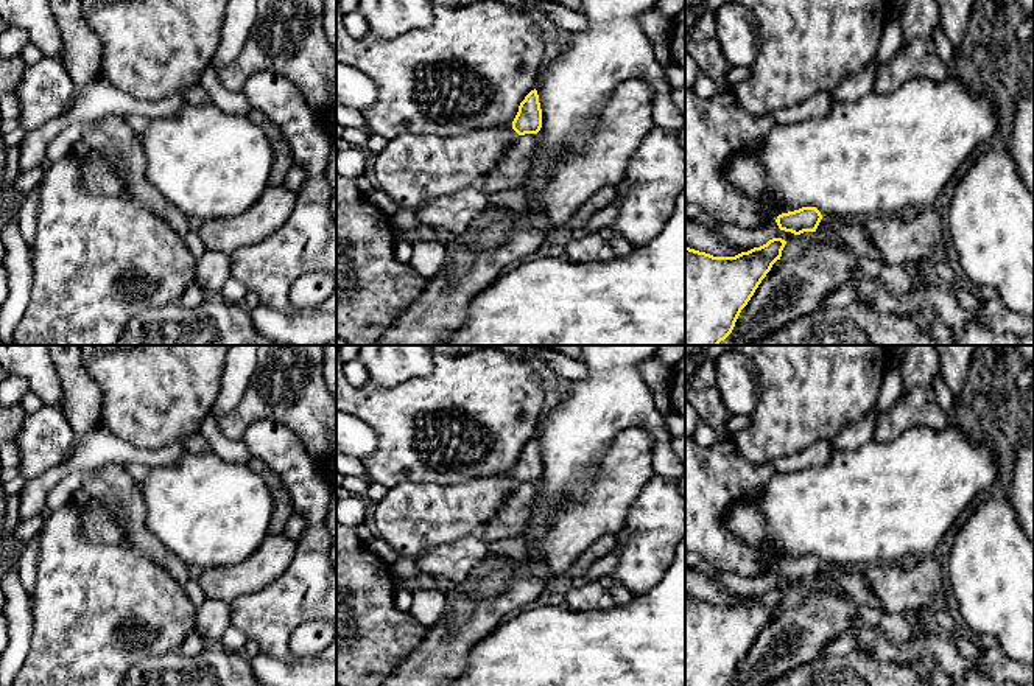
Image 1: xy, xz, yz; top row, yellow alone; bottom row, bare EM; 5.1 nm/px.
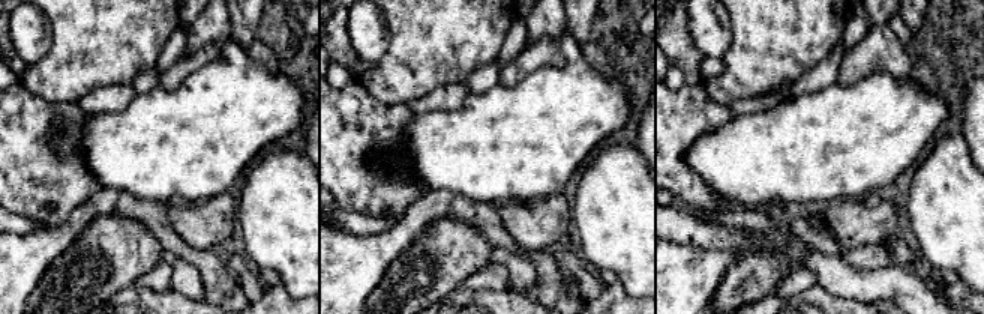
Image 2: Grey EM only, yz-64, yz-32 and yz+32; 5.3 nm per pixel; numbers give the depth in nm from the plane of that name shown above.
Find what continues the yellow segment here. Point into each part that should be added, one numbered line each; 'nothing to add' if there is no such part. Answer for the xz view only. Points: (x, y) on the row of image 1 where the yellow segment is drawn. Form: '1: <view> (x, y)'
nothing to add

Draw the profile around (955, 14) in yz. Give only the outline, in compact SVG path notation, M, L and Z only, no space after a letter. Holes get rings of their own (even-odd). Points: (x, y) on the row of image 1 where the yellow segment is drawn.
M936 0L941 30L955 48L964 40L973 5L975 0Z

